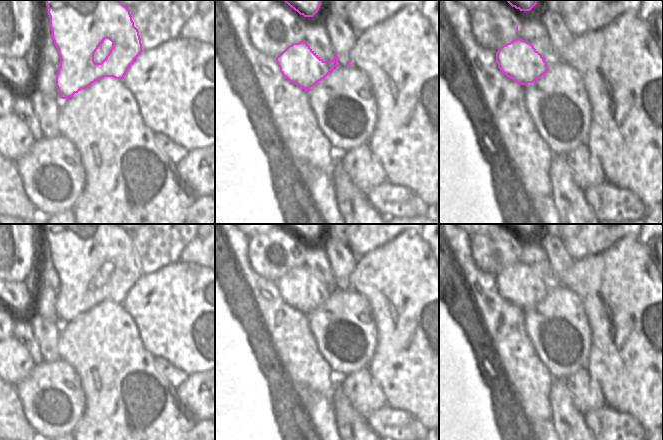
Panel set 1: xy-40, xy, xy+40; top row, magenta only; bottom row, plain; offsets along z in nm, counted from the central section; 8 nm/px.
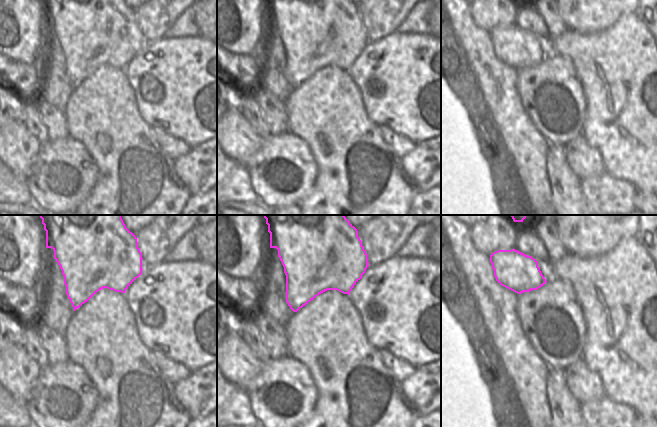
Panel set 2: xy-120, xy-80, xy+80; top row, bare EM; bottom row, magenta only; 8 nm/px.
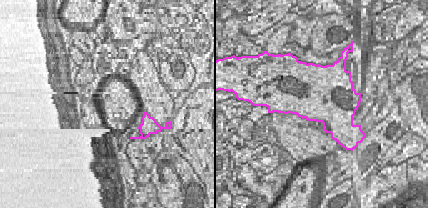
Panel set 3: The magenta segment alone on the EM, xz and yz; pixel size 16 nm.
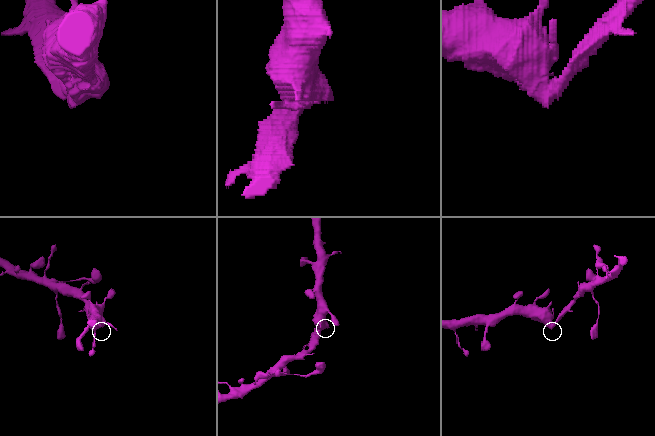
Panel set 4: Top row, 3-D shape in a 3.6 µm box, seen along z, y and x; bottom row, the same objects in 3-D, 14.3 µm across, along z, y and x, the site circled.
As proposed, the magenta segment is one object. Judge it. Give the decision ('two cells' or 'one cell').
two cells

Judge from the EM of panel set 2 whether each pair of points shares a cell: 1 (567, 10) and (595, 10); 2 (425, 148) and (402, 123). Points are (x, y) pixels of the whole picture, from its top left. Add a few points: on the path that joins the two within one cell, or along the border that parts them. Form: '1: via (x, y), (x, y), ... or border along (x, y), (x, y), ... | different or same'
1: via (574, 10), (588, 10) | same
2: border along (430, 139), (424, 140), (421, 143) | different

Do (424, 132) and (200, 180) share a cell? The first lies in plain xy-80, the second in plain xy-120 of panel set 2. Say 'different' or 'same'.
different

